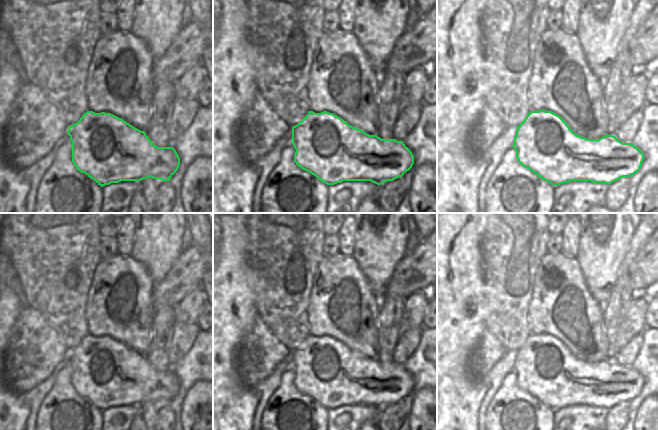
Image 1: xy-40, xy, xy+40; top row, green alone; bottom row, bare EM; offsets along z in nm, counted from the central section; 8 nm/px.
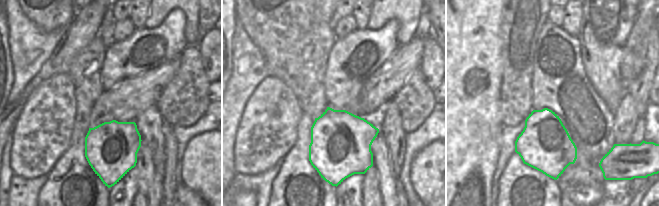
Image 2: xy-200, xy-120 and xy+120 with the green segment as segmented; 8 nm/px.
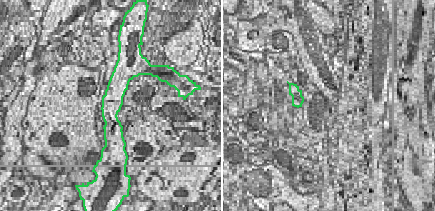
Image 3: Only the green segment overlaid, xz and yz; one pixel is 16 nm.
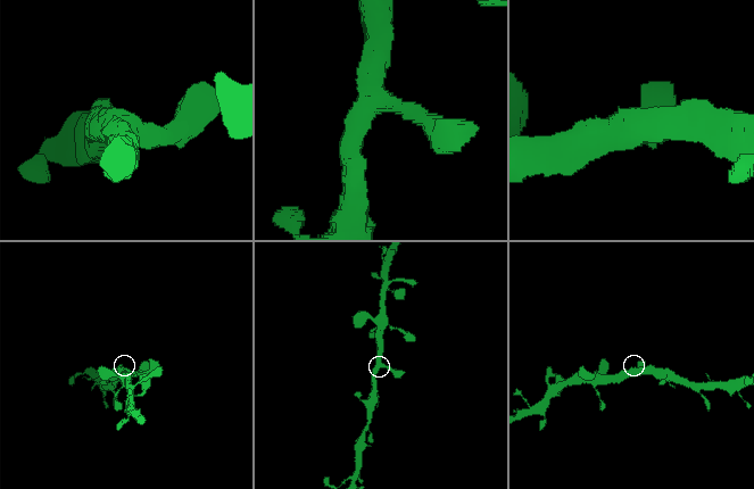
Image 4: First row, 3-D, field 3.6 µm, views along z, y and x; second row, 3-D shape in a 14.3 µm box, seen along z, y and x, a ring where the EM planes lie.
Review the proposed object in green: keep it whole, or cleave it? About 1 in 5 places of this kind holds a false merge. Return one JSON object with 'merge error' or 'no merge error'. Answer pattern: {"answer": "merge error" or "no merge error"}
{"answer": "no merge error"}

